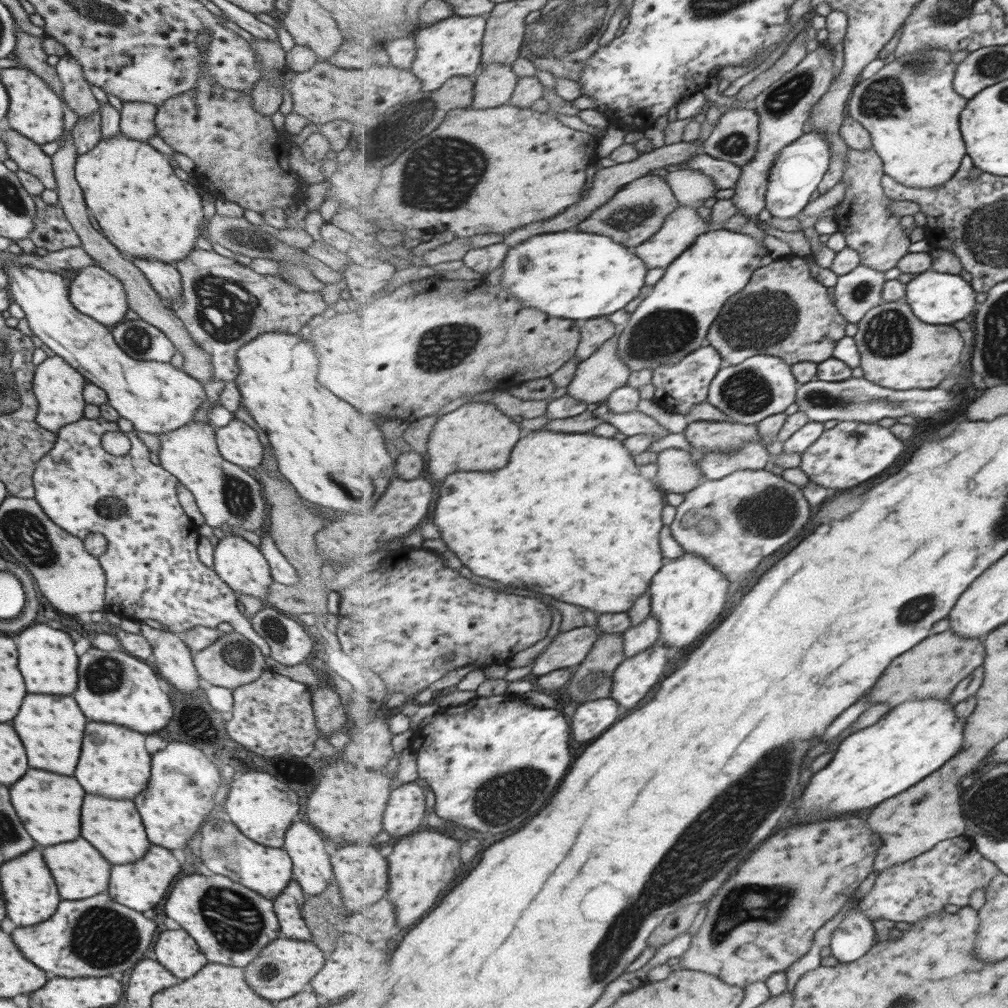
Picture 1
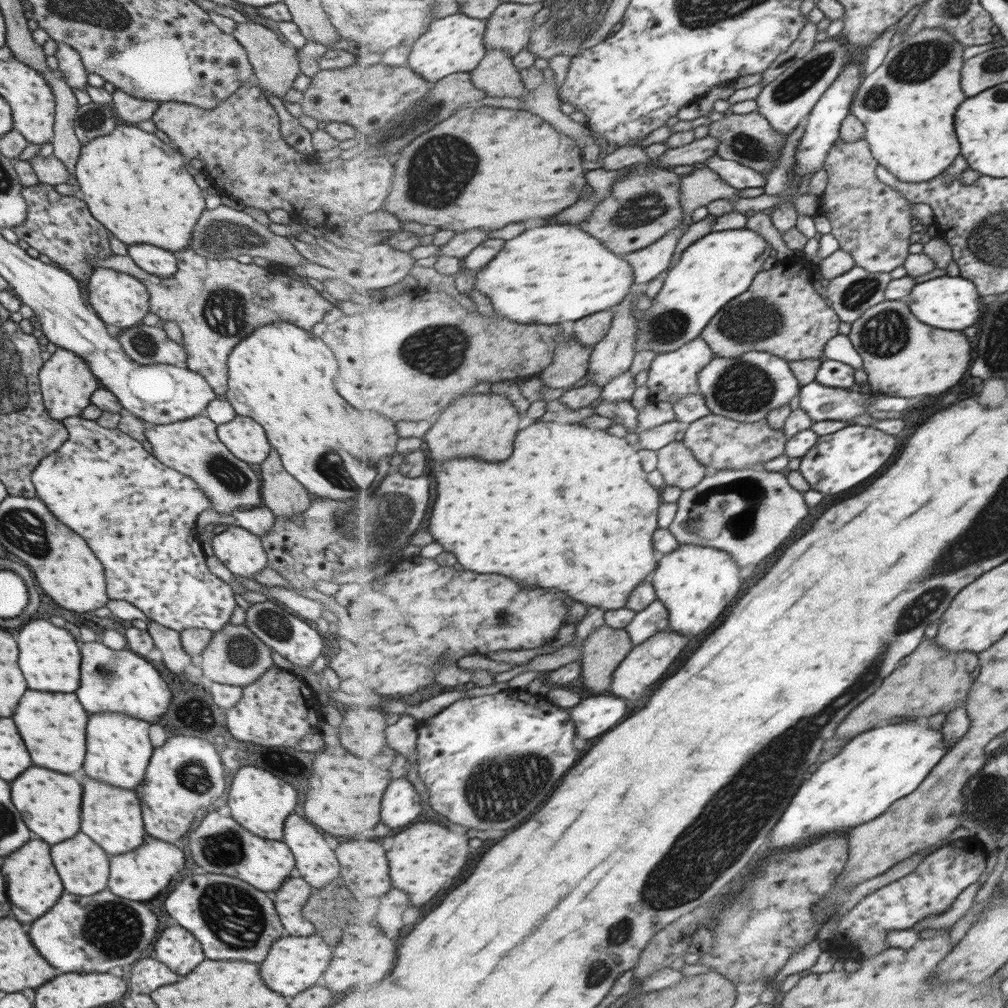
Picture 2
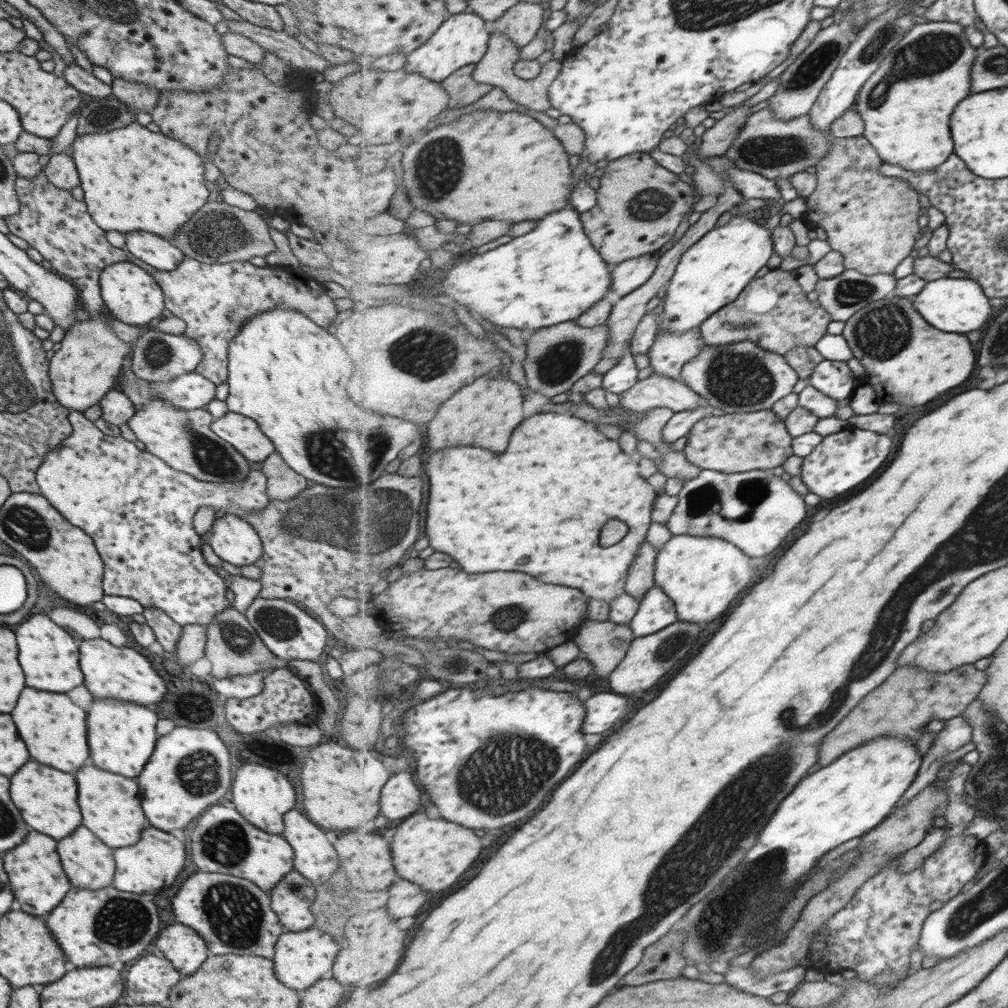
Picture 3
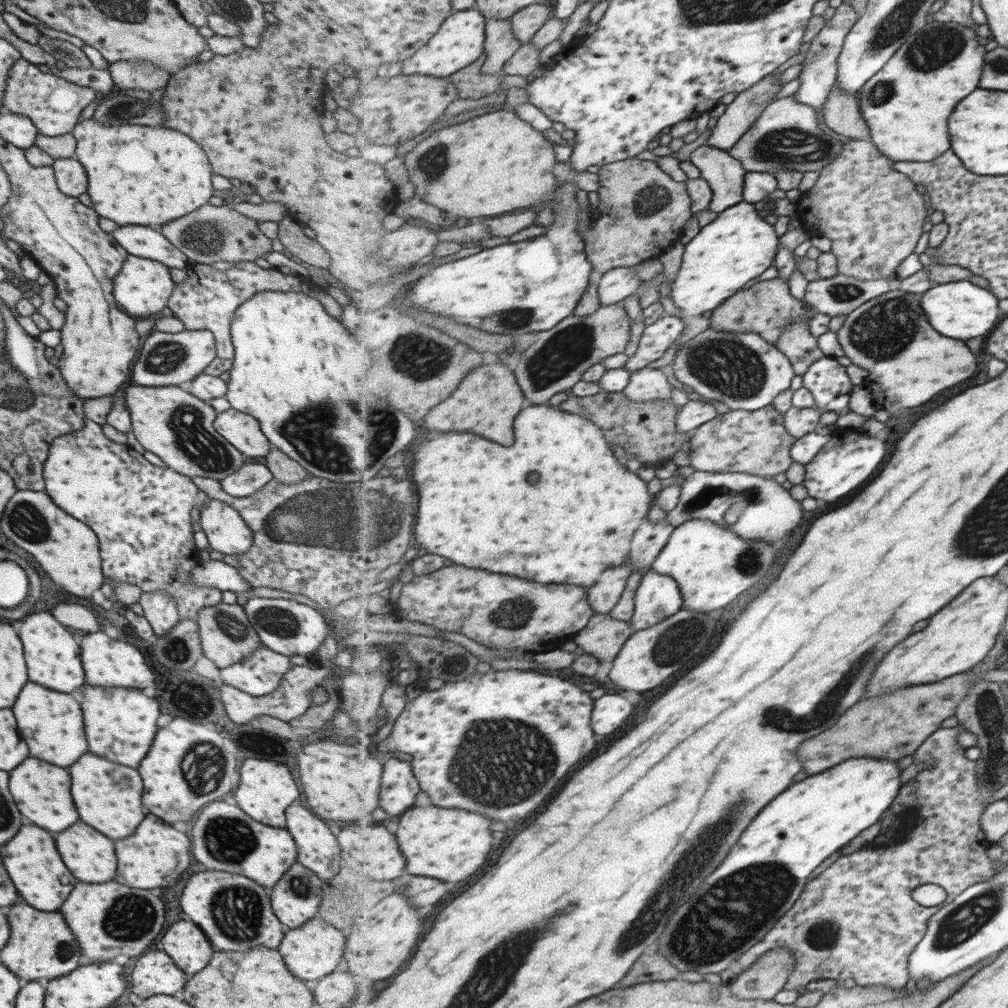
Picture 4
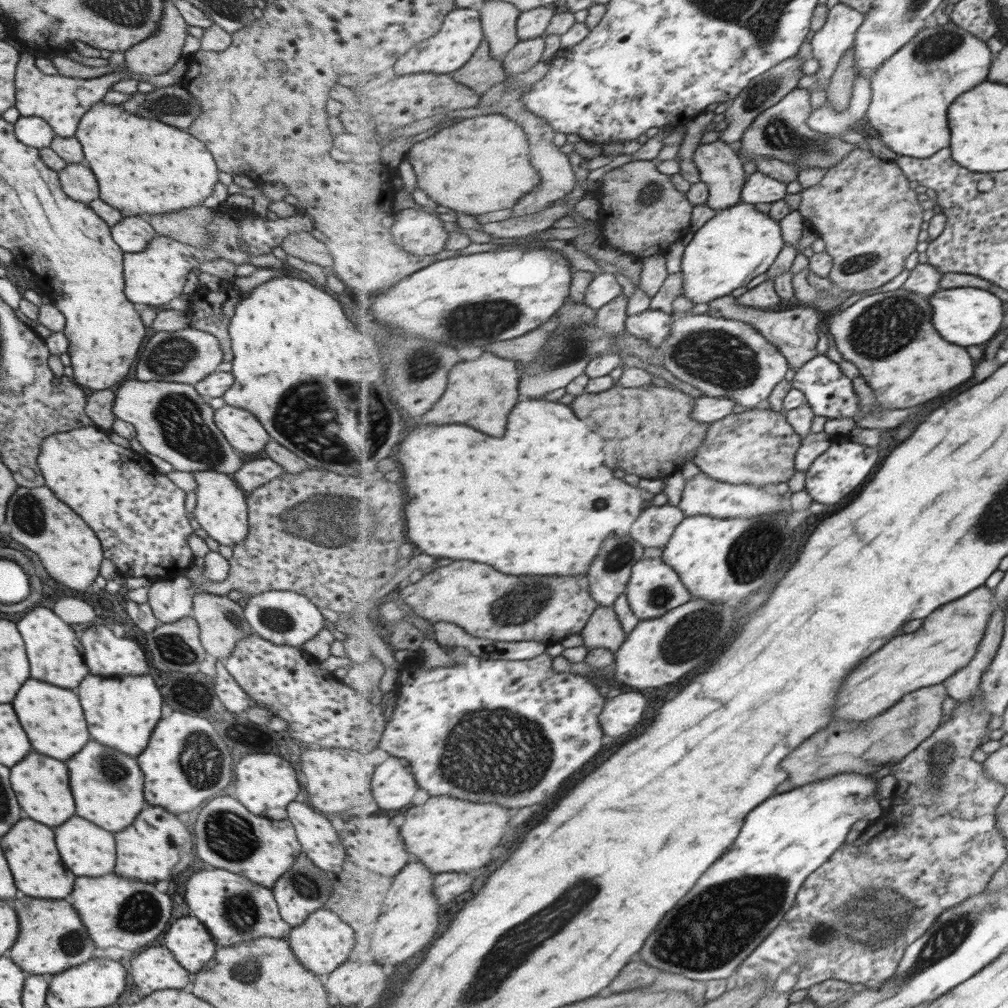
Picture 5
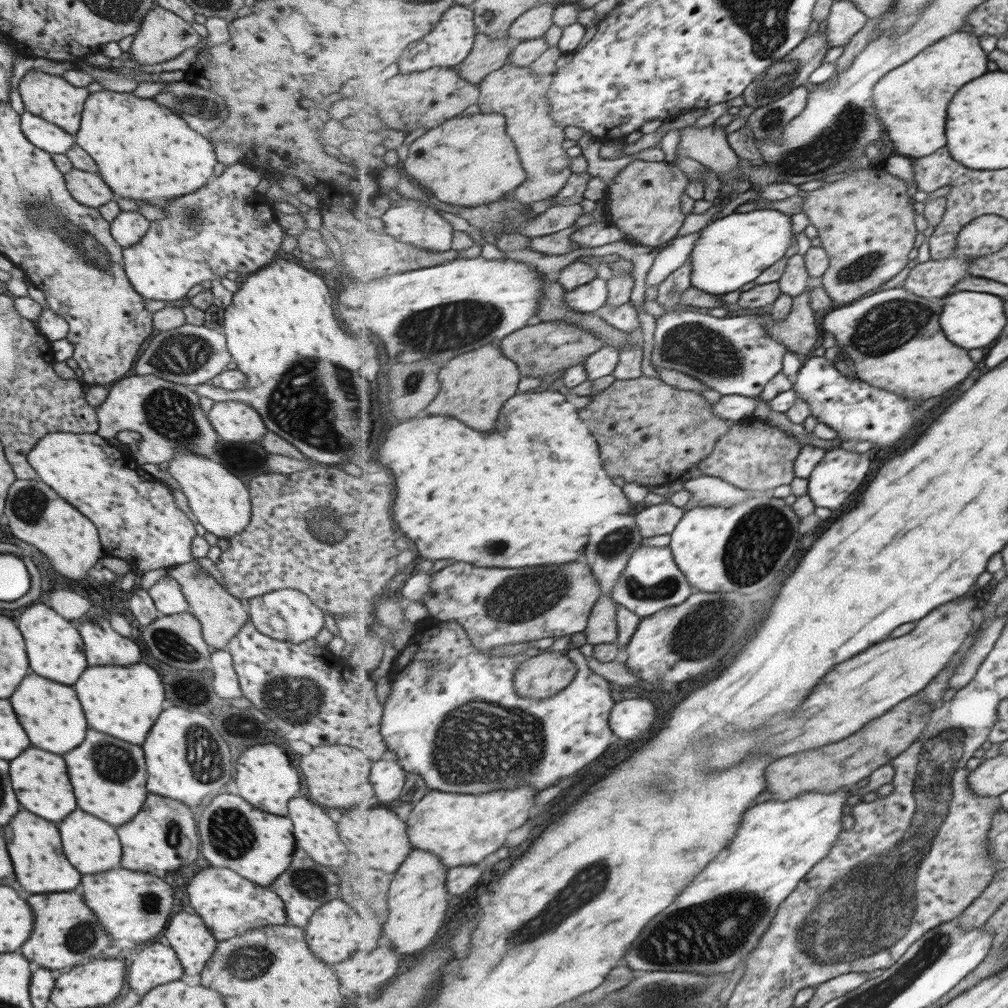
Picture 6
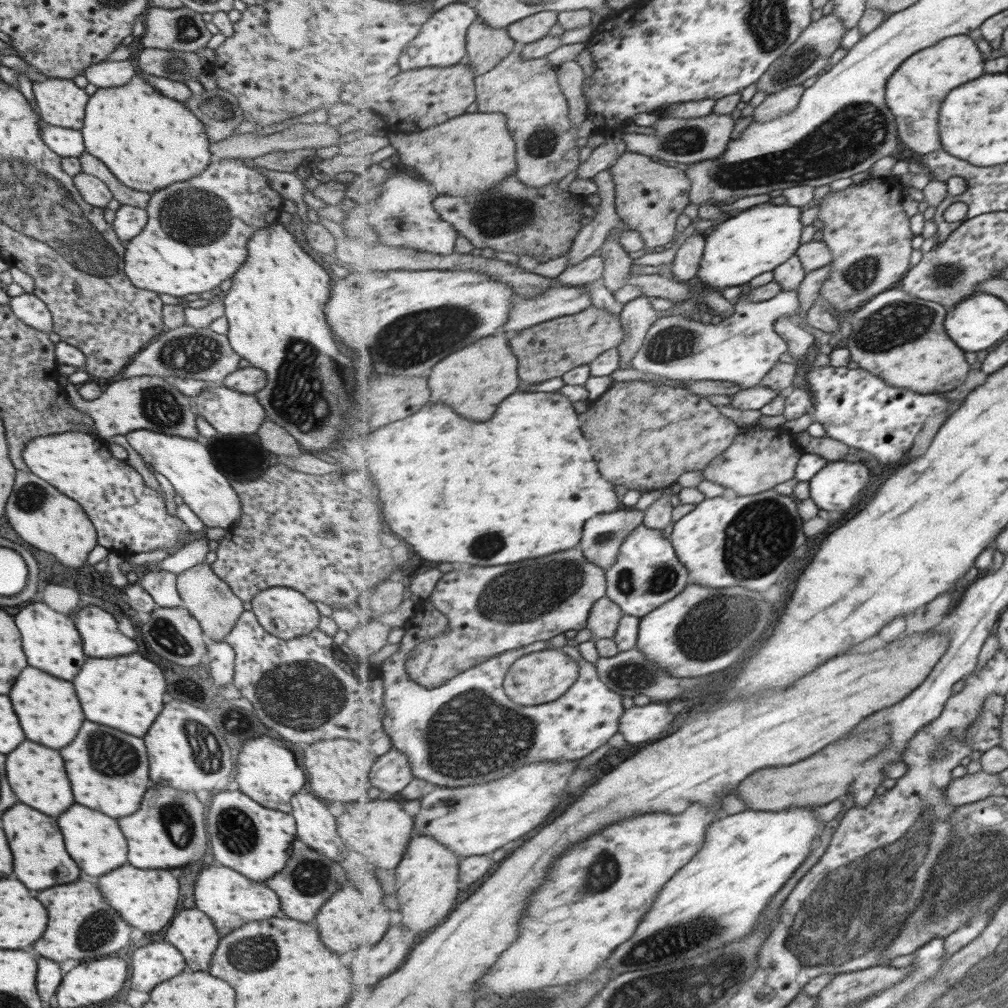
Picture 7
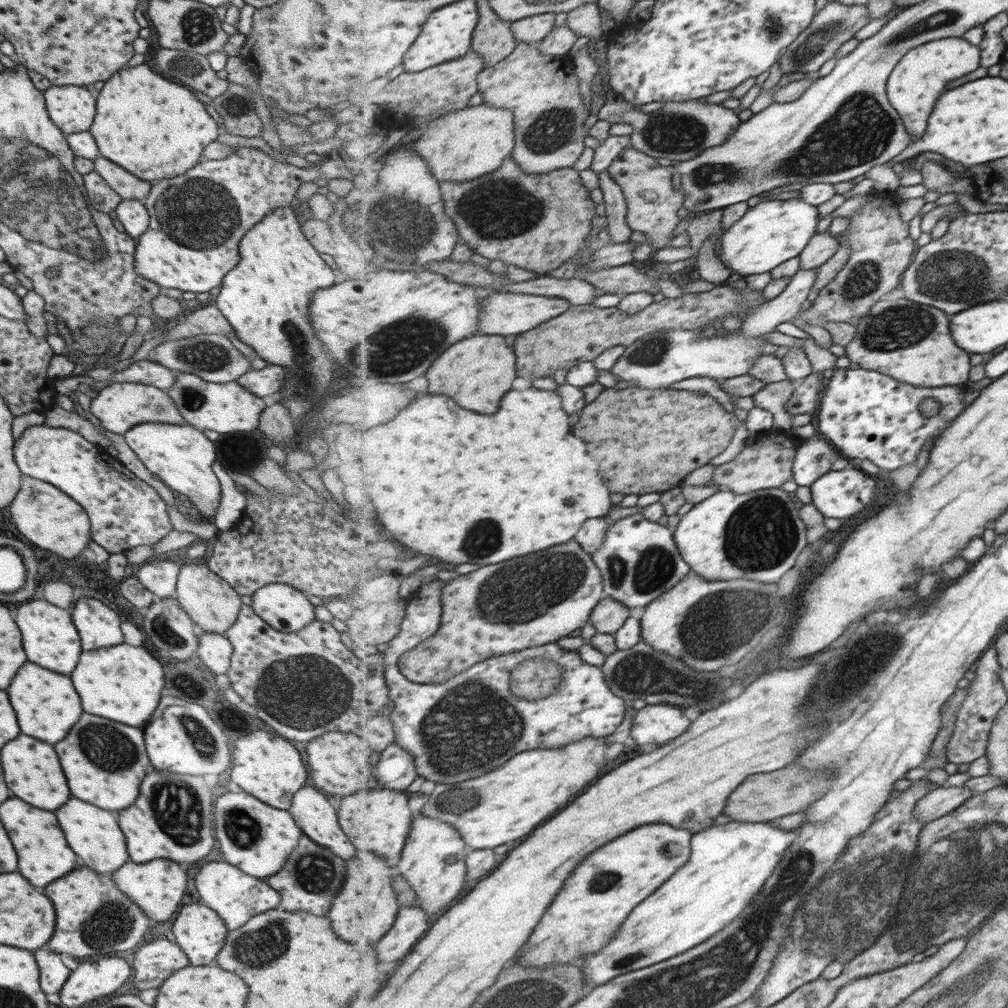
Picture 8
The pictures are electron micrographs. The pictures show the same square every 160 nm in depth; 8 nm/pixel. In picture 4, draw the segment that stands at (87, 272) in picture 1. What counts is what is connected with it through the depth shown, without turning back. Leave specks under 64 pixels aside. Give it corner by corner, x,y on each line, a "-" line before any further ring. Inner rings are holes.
127,255
119,272
113,276
112,295
122,311
135,319
151,317
163,310
167,299
174,289
174,282
169,275
169,267
148,258

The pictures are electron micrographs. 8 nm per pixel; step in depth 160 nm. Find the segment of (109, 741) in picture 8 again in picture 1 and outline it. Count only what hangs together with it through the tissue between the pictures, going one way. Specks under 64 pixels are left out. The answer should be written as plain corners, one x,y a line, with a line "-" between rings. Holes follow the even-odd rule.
87,794
81,806
81,838
98,850
110,865
122,865
138,861
150,842
146,839
143,823
131,799
111,800
95,794

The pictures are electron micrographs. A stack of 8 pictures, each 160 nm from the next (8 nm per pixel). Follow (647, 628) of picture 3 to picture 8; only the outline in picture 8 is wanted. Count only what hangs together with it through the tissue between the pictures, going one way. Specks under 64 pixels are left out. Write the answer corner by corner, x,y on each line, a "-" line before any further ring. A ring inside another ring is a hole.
652,493
640,495
637,506
641,508
640,512
626,515
622,519
614,522
605,535
605,544
592,554
595,564
600,568
604,580
604,590
607,596
626,604
629,608
646,608
656,598
659,598
664,592
671,590
681,579
684,579
691,565
683,558
679,551
677,543
674,540
674,532
669,530
663,524
658,524
648,519
643,514
643,509
654,502
657,502
661,493

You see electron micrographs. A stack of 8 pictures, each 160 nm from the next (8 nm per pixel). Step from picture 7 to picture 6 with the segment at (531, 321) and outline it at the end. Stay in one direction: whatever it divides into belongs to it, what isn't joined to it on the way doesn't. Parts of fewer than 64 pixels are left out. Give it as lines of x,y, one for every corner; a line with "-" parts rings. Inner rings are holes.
596,278
589,284
566,291
564,300
571,310
575,312
594,313
608,302
609,287
608,281
603,278

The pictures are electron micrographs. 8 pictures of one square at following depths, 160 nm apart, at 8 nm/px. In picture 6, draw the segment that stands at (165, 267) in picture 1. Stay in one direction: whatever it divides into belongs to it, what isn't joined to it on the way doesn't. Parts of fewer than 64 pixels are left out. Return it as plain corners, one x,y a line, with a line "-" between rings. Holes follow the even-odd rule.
120,211
110,222
112,239
122,248
134,245
145,234
149,221
138,212

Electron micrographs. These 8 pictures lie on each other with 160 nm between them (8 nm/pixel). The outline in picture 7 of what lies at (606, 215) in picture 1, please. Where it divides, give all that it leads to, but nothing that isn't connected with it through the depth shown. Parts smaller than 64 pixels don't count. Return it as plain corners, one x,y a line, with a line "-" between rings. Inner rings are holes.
627,150
610,168
610,172
615,182
616,209
621,220
631,230
641,233
647,248
674,242
679,216
692,204
692,182
686,171
671,167
671,164
653,162
650,156

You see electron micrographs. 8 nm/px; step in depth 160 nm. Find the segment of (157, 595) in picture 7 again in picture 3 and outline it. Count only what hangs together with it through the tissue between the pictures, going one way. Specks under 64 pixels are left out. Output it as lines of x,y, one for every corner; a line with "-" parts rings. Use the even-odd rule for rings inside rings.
148,606
143,608
141,614
145,618
145,624
152,630
155,640
162,646
162,649
173,653
182,627
173,622
171,617
168,617
159,608

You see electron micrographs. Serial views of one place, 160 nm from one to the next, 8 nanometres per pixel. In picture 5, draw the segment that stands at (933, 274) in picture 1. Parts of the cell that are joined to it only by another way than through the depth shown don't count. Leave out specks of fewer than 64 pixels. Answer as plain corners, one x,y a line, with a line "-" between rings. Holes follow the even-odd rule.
981,287
973,288
941,288
931,296
931,304
935,306
935,328
947,338
949,342
955,342
959,346
977,346
989,342
1003,326
1003,302
995,294

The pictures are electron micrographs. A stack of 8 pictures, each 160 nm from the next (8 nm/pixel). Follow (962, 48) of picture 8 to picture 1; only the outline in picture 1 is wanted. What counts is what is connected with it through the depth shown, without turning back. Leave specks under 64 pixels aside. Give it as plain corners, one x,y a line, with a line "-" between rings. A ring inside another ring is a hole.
925,47
923,50
915,51
913,54
899,55
891,64
887,64
878,74
875,74
875,76
867,80
861,79
860,82
855,85
854,92
848,102
848,116
857,119
857,122
860,122
870,132
874,144
873,148
883,159
886,174
889,174
889,176
892,176
897,182
903,183
905,186
933,188
944,185
955,176
955,172
957,172
959,166
961,166
961,160
967,156
967,148
965,148
965,142
963,142
963,136
961,136
961,126
959,126
959,118
961,118
961,112
963,112
965,106
967,106
967,98
963,98
961,94
957,94
955,88
953,88
955,72
957,72
958,66
958,64
953,62
953,53
954,52
949,49
930,49
929,47
-
895,90
903,90
903,98
901,98
899,110
893,110
893,108
897,108
895,104
891,106
891,102
895,100

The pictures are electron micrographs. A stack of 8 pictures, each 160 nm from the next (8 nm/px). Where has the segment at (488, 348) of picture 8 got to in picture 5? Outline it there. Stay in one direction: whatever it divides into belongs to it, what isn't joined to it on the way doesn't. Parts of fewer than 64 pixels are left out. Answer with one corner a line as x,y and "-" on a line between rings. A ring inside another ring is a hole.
484,351
477,360
461,362
451,370
447,394
439,399
439,406
425,414
425,422
441,422
441,424
467,424
483,430
491,436
503,436
507,430
507,416
521,400
519,388
522,374
515,361
501,358
494,352

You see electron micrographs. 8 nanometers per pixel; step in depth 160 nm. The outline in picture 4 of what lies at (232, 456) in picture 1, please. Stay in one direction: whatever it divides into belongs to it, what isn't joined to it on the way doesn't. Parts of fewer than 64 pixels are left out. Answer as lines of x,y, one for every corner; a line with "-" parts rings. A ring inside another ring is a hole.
231,408
217,413
212,427
243,456
264,457
271,447
270,442
260,432
255,418

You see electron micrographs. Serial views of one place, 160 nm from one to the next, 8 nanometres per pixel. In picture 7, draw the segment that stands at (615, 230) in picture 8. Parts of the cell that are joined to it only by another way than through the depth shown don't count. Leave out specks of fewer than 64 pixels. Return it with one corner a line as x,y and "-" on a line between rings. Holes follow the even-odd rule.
615,233
606,239
600,253
606,258
606,269
601,281
615,293
628,284
634,255
623,248

